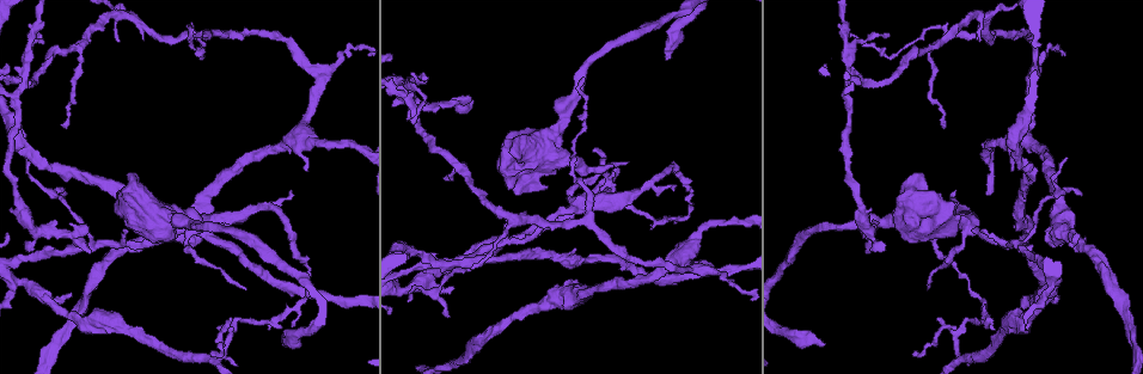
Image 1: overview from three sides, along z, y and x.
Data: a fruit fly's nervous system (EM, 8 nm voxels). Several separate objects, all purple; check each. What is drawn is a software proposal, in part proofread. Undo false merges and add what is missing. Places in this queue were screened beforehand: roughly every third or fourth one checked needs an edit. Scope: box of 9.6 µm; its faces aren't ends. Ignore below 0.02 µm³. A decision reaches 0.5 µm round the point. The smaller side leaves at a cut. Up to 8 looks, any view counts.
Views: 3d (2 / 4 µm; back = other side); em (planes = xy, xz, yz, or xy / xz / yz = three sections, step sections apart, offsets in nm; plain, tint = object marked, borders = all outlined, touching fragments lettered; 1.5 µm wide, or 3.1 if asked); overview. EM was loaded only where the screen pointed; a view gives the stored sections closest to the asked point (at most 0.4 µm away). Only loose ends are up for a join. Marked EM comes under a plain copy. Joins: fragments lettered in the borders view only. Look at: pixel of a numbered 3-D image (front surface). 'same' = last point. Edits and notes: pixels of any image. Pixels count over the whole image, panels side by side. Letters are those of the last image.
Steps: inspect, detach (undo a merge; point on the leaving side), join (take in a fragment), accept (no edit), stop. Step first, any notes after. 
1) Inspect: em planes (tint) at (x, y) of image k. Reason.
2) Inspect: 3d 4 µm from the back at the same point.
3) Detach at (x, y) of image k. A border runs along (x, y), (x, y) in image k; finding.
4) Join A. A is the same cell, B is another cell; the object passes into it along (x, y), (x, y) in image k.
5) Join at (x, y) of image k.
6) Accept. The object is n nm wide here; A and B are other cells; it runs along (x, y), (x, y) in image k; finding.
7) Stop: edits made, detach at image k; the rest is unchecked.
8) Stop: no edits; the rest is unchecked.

Inspect: 3d 4 µm at (451, 288) of image 1. An open end.

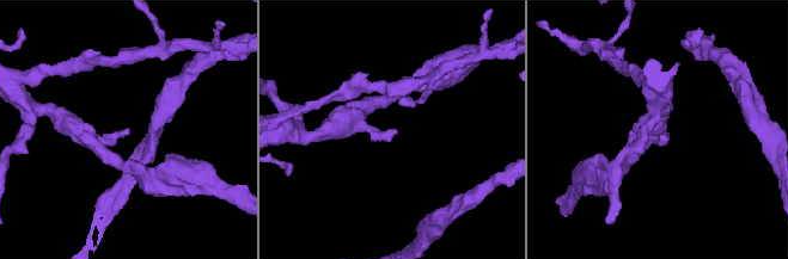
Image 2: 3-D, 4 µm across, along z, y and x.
Inspect: em planes (borders) at (394, 131) of image 2. Need the tissue.

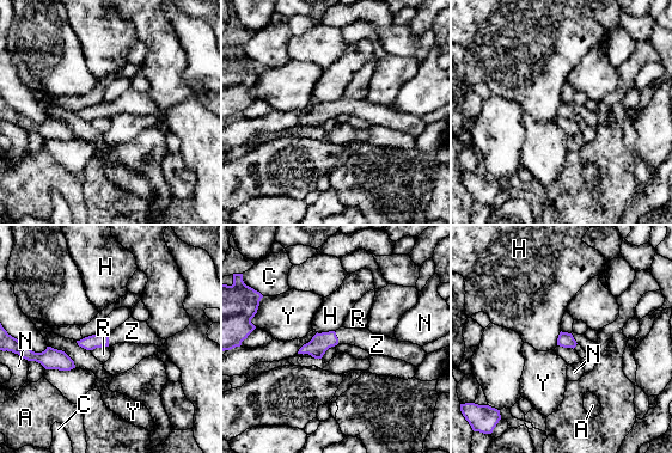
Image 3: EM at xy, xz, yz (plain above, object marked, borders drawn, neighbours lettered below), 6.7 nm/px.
Join Z. The longest contact is with Y, 240 nm; Z is the same cell, A, C, H, N, R and Y are other cells; the object passes into it along (101, 340), (108, 340), (132, 331) in image 3; it goes on there.

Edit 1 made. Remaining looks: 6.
Inspect: em yz step 4 (tint) at (408, 117) of image 1. Free end.

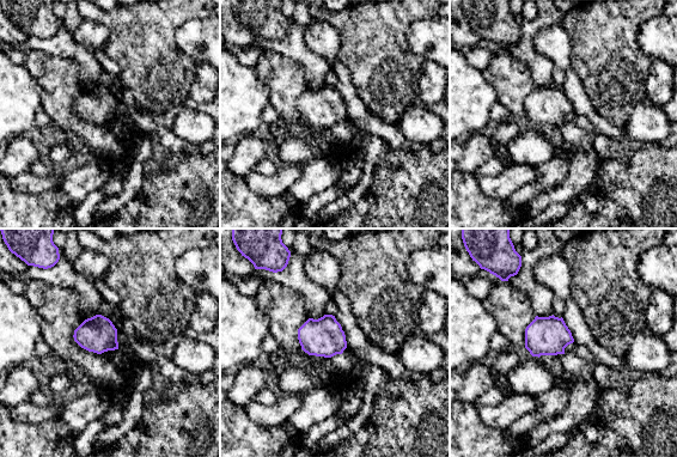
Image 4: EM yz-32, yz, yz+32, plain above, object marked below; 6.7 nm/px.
Inspect: em planes (tint) at the same point. Cut it another way.

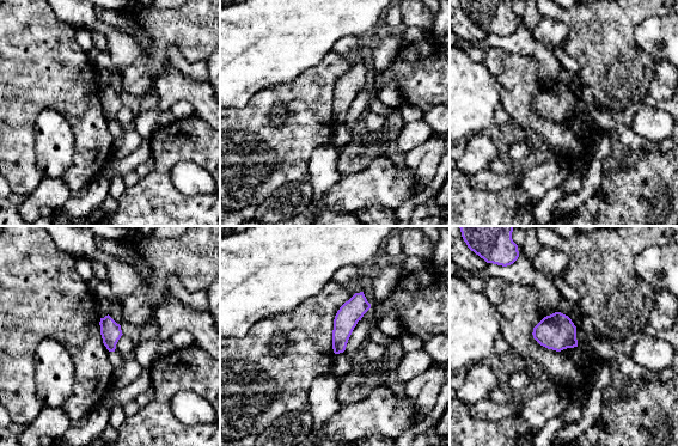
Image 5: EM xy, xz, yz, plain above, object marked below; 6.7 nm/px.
Inspect: em planes (borders) at the same point.

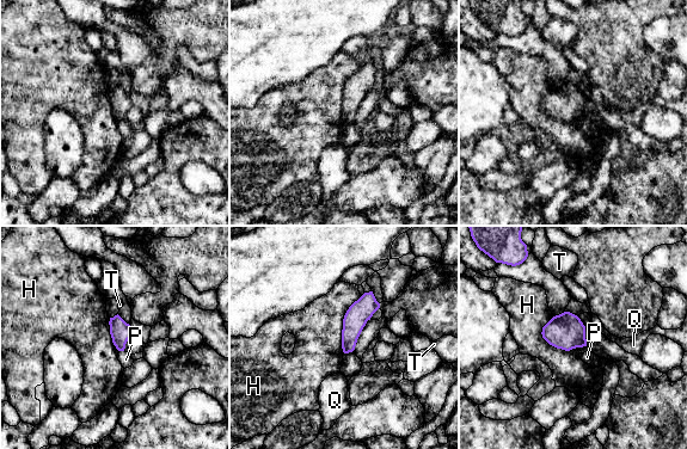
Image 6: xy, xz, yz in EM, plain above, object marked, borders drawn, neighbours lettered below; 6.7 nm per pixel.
Accept. H, P, Q and T are other cells; a border runs along (541, 327), (557, 348), (586, 346) in image 6; none of them fits.

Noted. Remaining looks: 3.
Inspect: 3d 2 µm at (467, 94) of image 1. Branch stops here.

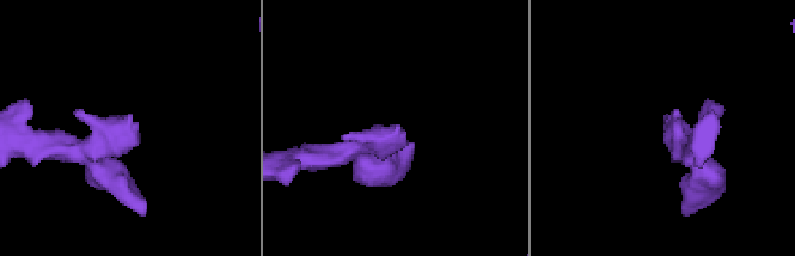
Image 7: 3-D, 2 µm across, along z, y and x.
Inspect: em xz step 4 (borders) at (400, 127) of image 7. Need the tissue.

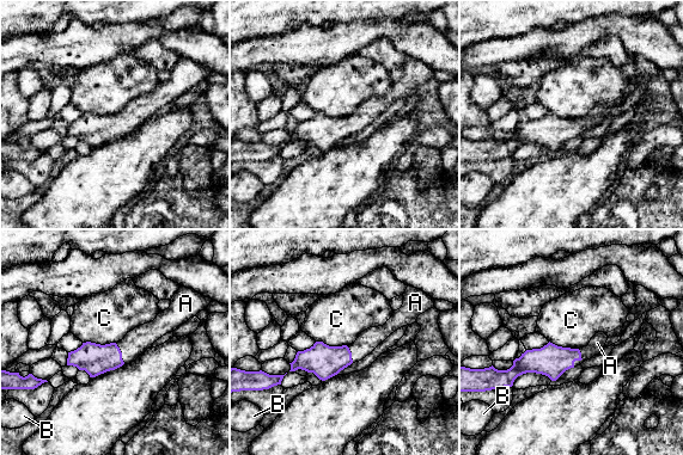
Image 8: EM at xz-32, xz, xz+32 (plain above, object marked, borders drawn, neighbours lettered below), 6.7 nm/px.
Inspect: em planes (borders) at the same point. Another direction.

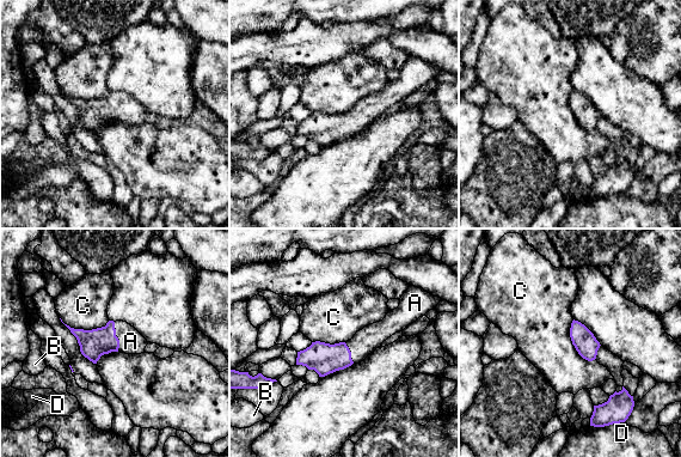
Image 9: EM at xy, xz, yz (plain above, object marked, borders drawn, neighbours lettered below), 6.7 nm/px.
Join A. A is the same cell, B, C and D are other cells; the object passes into it along (93, 343), (116, 336), (130, 341) in image 9; the cell continues.

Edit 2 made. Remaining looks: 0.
Stop: edits made, join at image 3, join at image 9; the rest is unchecked.

